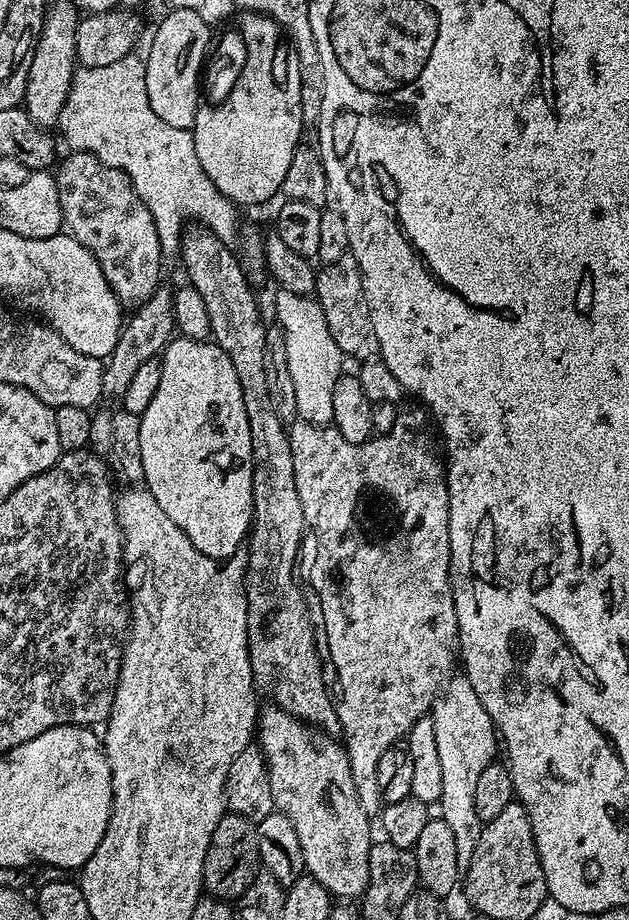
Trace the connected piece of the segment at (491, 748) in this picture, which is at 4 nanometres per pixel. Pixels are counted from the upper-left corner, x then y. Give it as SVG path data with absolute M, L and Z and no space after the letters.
M456 674L445 683L441 693L436 697L430 713L434 722L434 735L438 741L438 758L442 758L442 798L438 805L438 816L450 826L454 833L454 847L458 849L458 870L461 874L467 872L474 846L478 846L482 821L478 818L478 810L474 810L474 790L478 787L478 777L486 766L490 766L497 759L498 733L490 714L486 714L486 706L474 694L474 686L470 686L467 676Z

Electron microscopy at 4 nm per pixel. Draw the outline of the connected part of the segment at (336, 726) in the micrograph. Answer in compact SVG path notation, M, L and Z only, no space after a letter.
M192 226L185 231L181 242L179 257L184 258L184 272L188 275L187 283L194 290L198 290L198 294L202 294L202 302L206 305L206 314L210 314L210 330L212 331L211 339L219 346L225 354L230 358L230 362L234 366L234 374L238 374L238 382L242 386L242 406L246 406L246 418L250 422L250 442L252 443L252 527L250 529L250 537L247 539L246 547L248 549L248 572L244 576L244 589L246 590L246 598L248 599L248 653L250 654L250 666L252 667L253 681L261 693L264 692L269 696L271 703L277 708L286 710L291 716L297 716L299 720L303 720L305 724L313 729L319 730L324 734L336 734L340 732L340 723L338 722L338 714L332 705L332 695L328 692L328 684L324 680L324 661L320 659L320 652L316 648L316 630L312 626L312 616L308 612L308 601L304 599L304 588L296 585L296 580L292 575L296 572L296 564L298 568L298 557L302 552L302 541L306 536L304 527L304 511L302 510L302 498L298 498L298 486L294 482L294 454L290 454L290 438L288 437L288 428L285 421L278 418L278 414L274 411L274 406L270 402L270 390L267 389L266 383L266 338L268 337L268 328L266 324L260 321L260 308L256 305L256 296L252 293L250 277L244 271L243 263L235 251L232 252L225 241L219 240L209 230L203 226Z

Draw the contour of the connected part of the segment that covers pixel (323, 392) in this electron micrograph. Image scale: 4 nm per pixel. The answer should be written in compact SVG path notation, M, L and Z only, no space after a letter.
M280 288L277 293L275 323L282 330L286 342L286 366L290 366L290 382L294 382L294 402L298 402L297 417L311 424L331 425L334 414L334 386L342 375L343 368L340 367L346 360L345 353L341 352L340 344L334 342L334 334L330 334L330 326L326 326L326 314L322 314L322 306L315 298L294 294L285 288Z

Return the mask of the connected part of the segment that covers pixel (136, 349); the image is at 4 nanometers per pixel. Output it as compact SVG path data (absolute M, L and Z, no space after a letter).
M161 286L145 304L140 305L127 317L126 323L120 330L120 337L114 350L106 357L104 373L102 374L102 393L105 397L122 398L126 390L130 390L130 382L134 382L134 373L145 362L157 359L173 339L176 323L174 322L173 289Z

